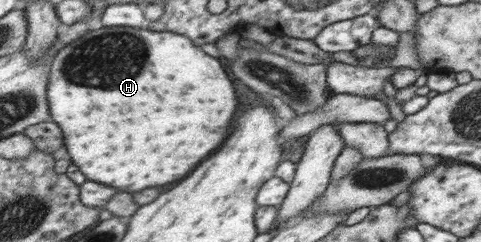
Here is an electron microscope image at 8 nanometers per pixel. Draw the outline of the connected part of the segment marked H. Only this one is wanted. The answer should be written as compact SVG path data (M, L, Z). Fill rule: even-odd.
M108 26L106 28L100 27L96 30L92 28L88 29L81 37L78 37L78 40L74 40L74 42L70 42L68 46L64 46L62 50L58 50L56 52L56 56L54 56L53 60L49 62L49 78L48 78L48 92L46 93L45 98L50 102L50 120L54 122L54 124L58 124L58 128L62 130L62 140L64 140L64 148L68 150L68 156L70 156L70 160L72 160L72 164L86 176L86 180L92 180L92 182L98 182L98 184L106 184L106 186L112 186L112 188L120 188L120 190L124 190L124 192L138 192L138 190L142 190L142 188L150 188L150 186L162 186L162 184L168 184L168 182L174 182L174 180L180 180L180 178L184 178L202 158L206 158L214 148L218 148L220 146L220 142L226 138L226 134L228 134L228 130L230 130L230 120L232 120L232 112L234 112L234 108L236 108L236 100L234 100L234 88L232 88L232 84L230 84L230 80L228 80L228 76L226 76L226 72L224 72L224 68L220 66L220 62L216 60L216 58L212 58L212 56L208 56L208 54L204 54L200 48L196 48L196 46L192 46L192 42L186 38L186 35L182 35L180 33L173 32L158 32L158 31L150 31L148 28L144 27L144 30L140 30L139 27L126 27L126 26Z

